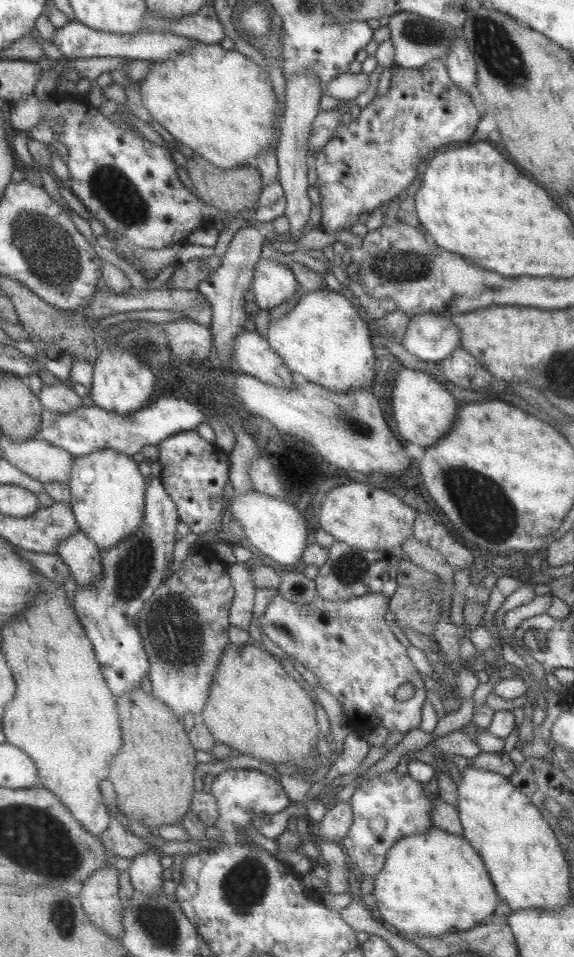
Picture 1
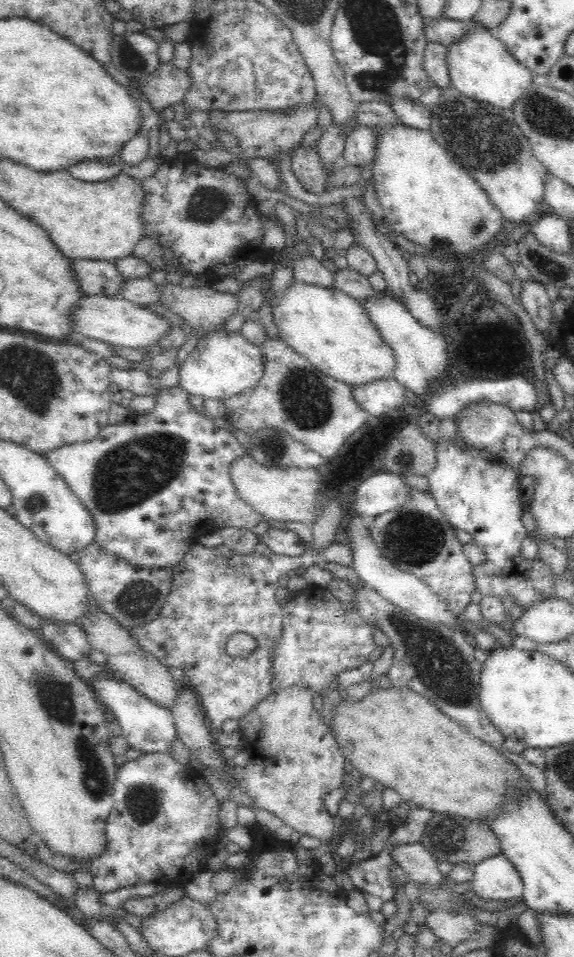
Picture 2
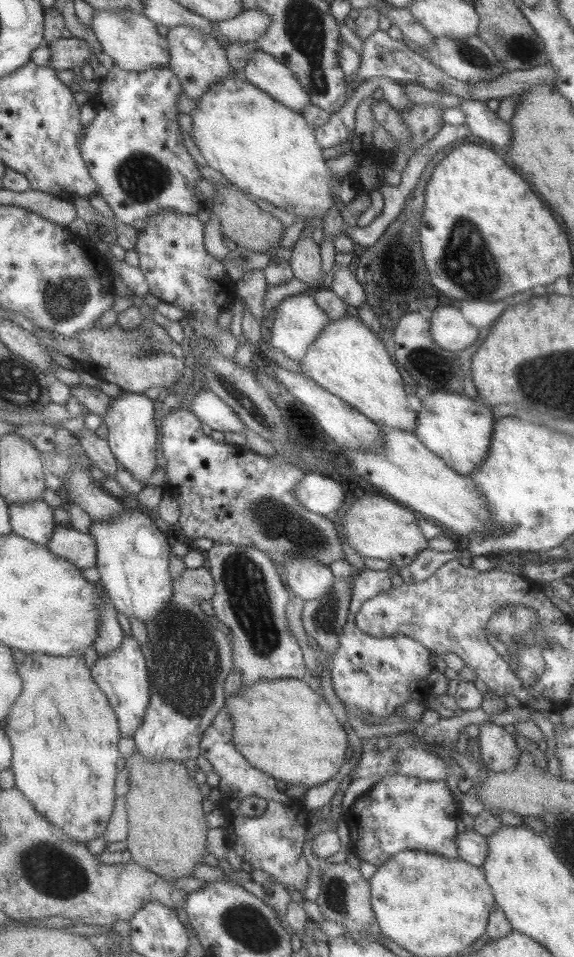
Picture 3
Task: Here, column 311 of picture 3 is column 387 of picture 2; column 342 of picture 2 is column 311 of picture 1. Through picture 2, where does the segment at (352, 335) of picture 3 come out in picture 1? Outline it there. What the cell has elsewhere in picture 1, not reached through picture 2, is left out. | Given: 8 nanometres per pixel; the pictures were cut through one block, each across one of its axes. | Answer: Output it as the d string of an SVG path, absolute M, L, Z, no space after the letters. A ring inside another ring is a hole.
M328 288L302 292L289 307L283 309L282 316L277 321L270 321L267 325L268 345L289 371L300 375L304 380L339 393L369 390L373 384L377 372L371 346L374 337L369 335L367 322L361 320L352 302L340 293Z

